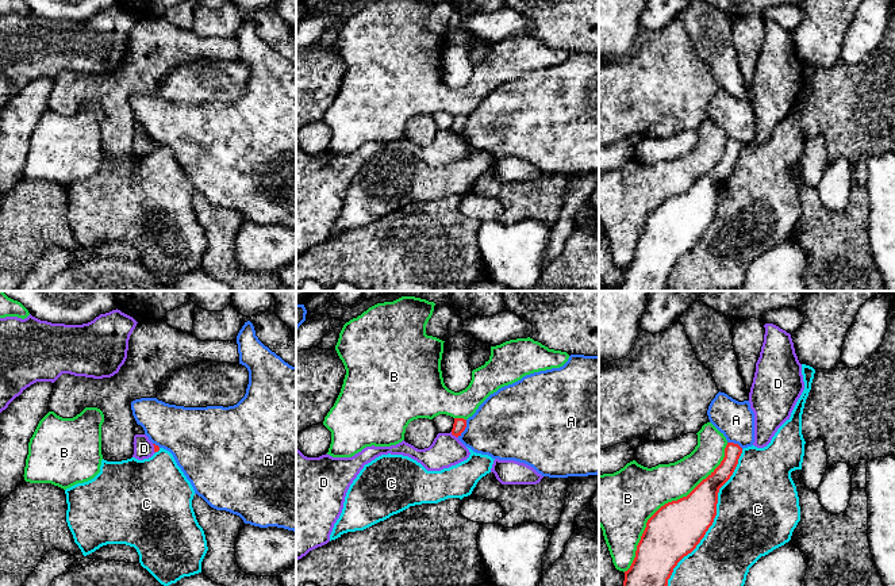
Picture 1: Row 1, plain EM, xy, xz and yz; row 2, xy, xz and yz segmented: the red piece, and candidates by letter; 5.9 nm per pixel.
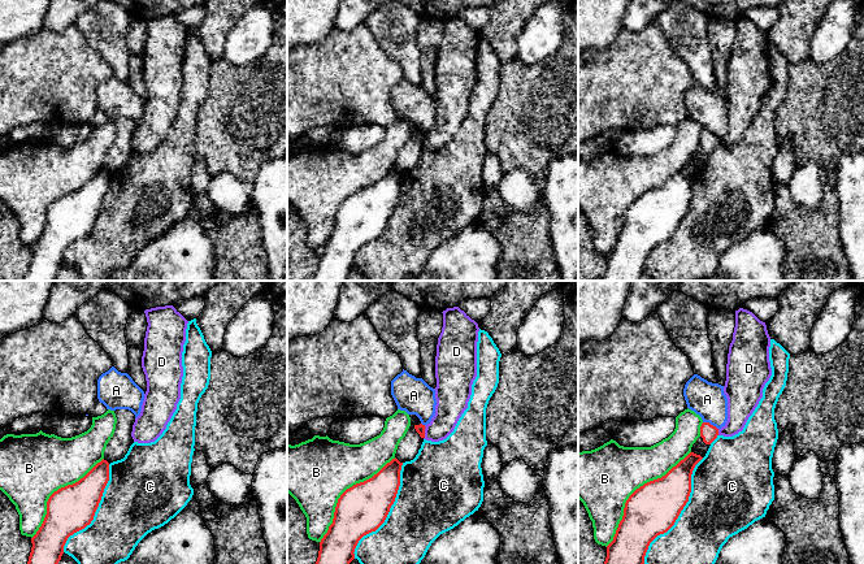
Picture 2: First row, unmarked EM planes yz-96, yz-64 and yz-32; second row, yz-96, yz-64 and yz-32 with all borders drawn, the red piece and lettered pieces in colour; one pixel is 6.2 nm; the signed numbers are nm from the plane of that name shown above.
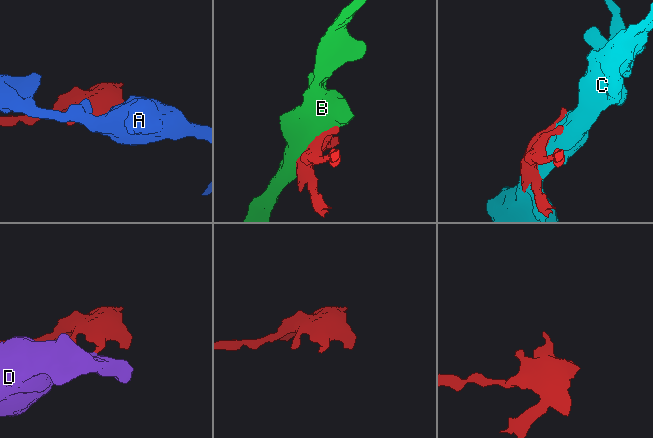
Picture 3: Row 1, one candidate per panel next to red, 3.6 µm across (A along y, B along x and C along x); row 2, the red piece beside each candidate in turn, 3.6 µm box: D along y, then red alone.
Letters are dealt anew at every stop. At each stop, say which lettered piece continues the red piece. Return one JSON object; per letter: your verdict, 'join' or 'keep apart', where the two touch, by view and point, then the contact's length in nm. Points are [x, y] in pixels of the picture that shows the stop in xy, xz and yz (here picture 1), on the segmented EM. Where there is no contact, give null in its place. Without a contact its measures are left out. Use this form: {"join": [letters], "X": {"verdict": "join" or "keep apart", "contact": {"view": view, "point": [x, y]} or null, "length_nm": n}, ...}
{"join": [], "A": {"verdict": "keep apart", "contact": {"view": "xz", "point": [465, 426]}, "length_nm": 120}, "B": {"verdict": "keep apart", "contact": {"view": "yz", "point": [668, 502]}, "length_nm": 1000}, "C": {"verdict": "keep apart", "contact": {"view": "yz", "point": [714, 517]}, "length_nm": 900}, "D": {"verdict": "keep apart", "contact": {"view": "xz", "point": [454, 435]}, "length_nm": 60}}

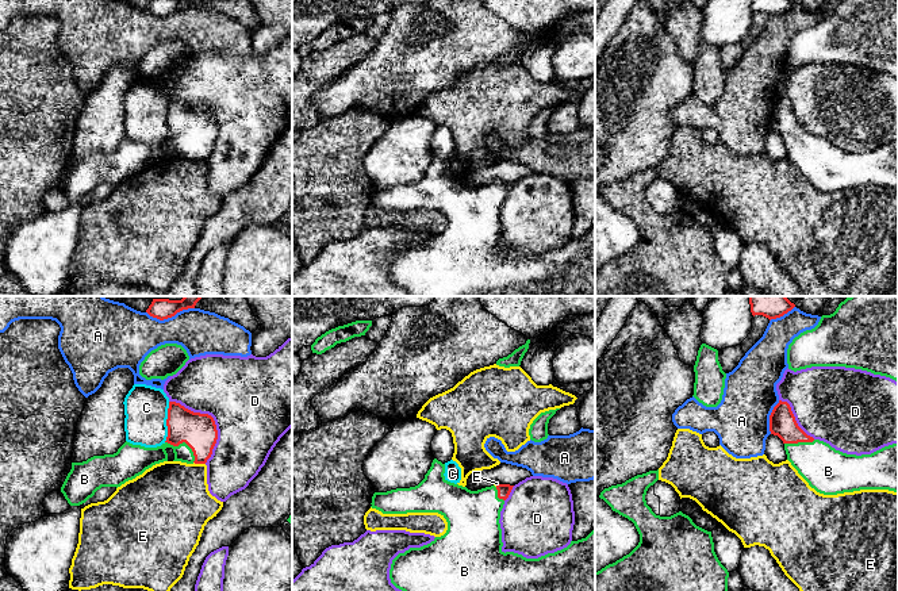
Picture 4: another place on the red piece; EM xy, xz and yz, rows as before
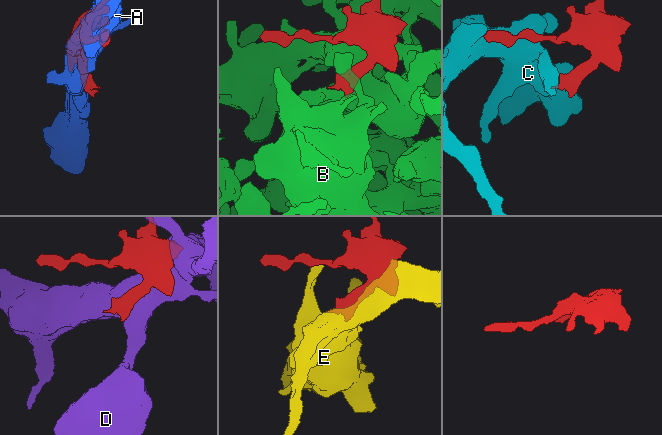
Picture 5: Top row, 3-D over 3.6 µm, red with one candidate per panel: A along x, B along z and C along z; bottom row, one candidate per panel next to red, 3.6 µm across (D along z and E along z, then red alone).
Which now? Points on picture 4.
{"join": ["B"], "A": {"verdict": "keep apart", "contact": {"view": "yz", "point": [770, 417]}, "length_nm": 200}, "B": {"verdict": "join", "contact": {"view": "xy", "point": [184, 441]}, "length_nm": 220}, "C": {"verdict": "keep apart", "contact": {"view": "xy", "point": [167, 422]}, "length_nm": 240}, "D": {"verdict": "keep apart", "contact": {"view": "xy", "point": [213, 419]}, "length_nm": 440}, "E": {"verdict": "keep apart", "contact": {"view": "xy", "point": [199, 463]}, "length_nm": 70}}

